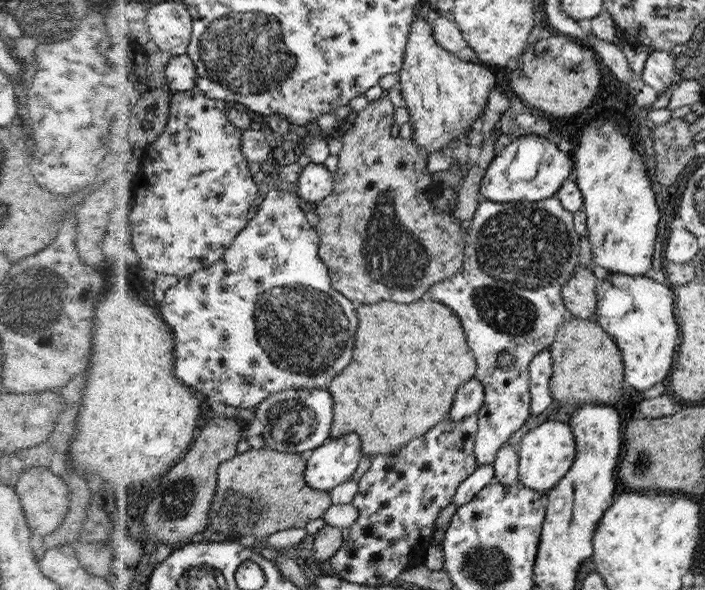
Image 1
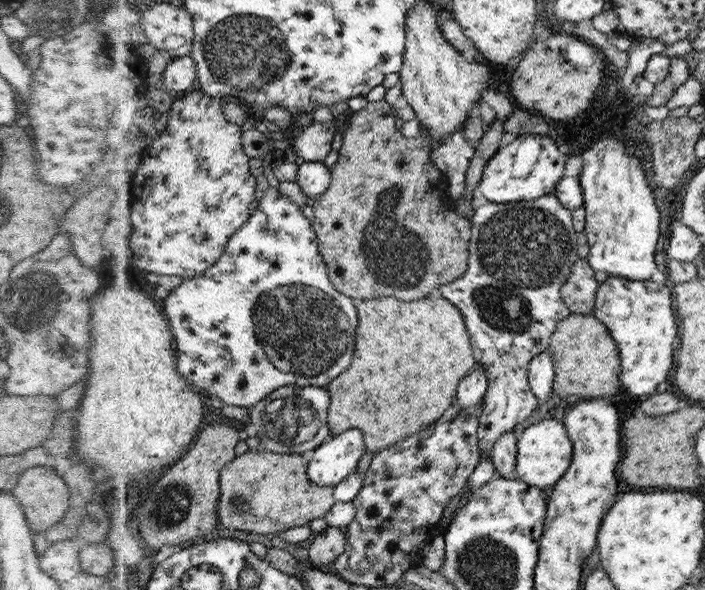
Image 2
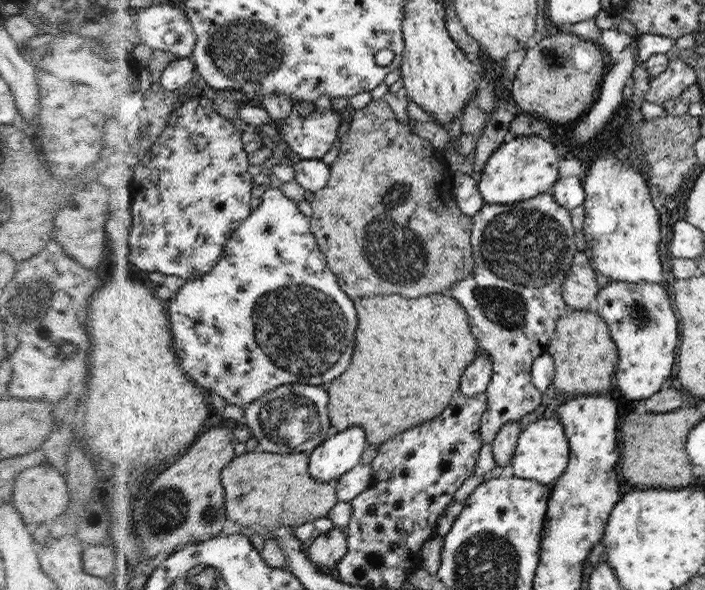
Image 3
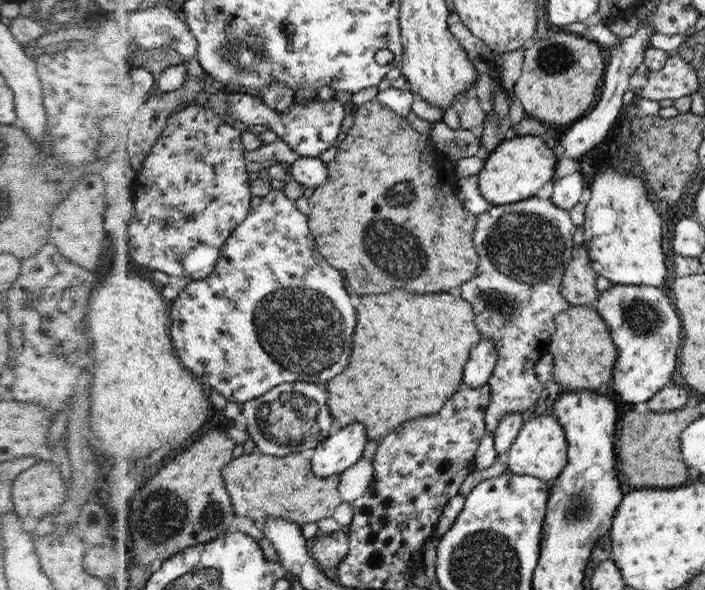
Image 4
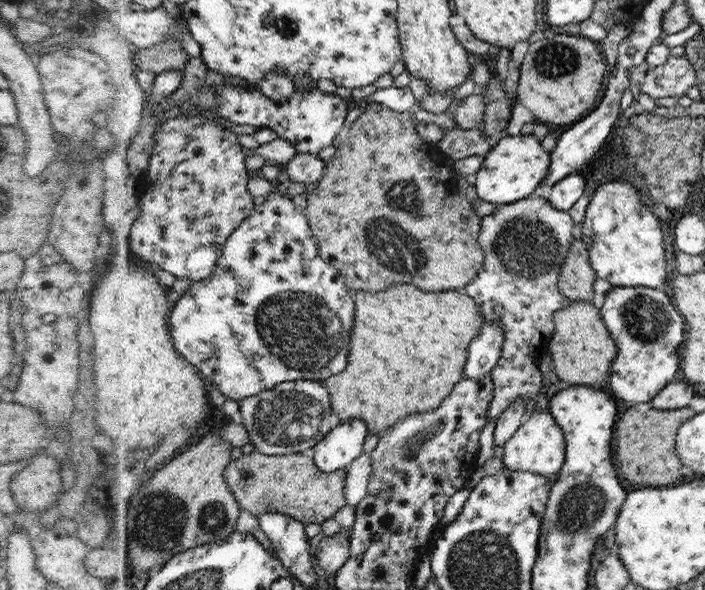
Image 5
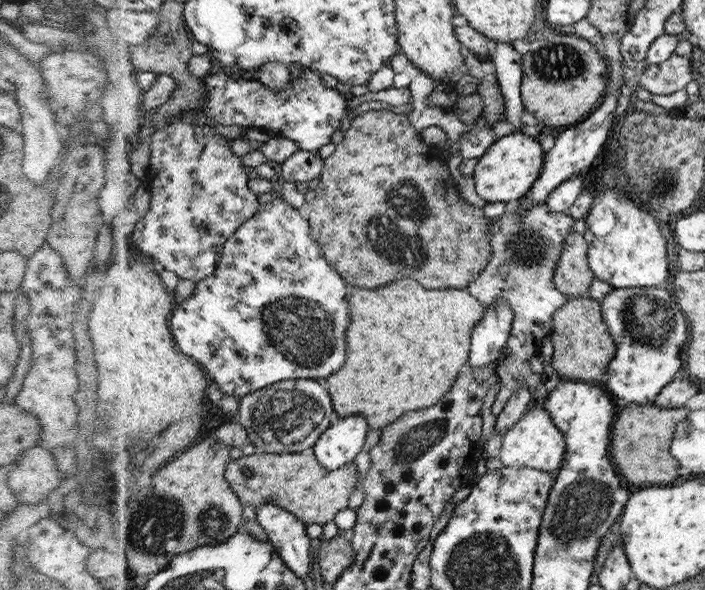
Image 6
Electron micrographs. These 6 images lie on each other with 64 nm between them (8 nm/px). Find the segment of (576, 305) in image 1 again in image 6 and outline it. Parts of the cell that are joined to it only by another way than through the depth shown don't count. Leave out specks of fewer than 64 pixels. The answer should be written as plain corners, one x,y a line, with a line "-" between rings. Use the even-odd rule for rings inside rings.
575,231
569,233
556,267
556,286
568,297
590,296
588,290
592,284
592,272
588,268
590,260
586,260
586,248
590,248
586,241

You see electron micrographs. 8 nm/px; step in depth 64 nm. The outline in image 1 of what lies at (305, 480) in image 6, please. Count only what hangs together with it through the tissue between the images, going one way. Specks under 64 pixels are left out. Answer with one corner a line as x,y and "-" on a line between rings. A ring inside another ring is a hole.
268,446
250,448
222,462
218,468
218,492
211,506
210,528
214,534
210,538
216,538
215,542
238,540
242,546
253,548
280,530
306,528
312,520
324,519
334,505
332,490
318,490
307,481
308,463
308,455
283,453

